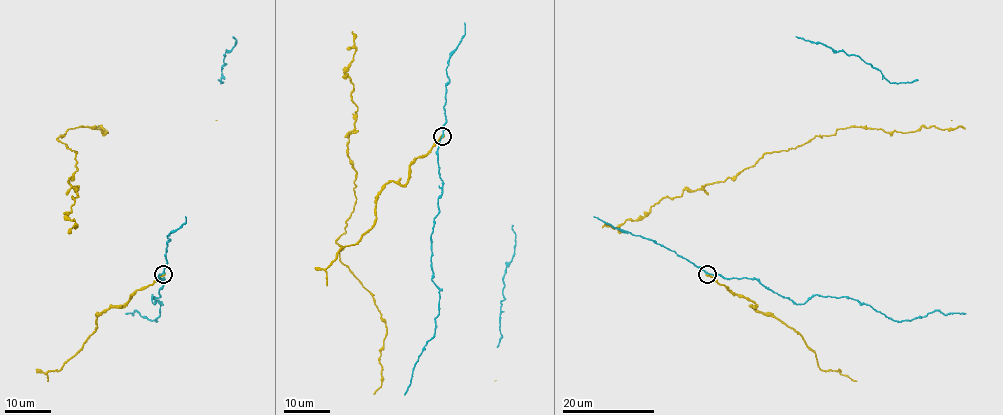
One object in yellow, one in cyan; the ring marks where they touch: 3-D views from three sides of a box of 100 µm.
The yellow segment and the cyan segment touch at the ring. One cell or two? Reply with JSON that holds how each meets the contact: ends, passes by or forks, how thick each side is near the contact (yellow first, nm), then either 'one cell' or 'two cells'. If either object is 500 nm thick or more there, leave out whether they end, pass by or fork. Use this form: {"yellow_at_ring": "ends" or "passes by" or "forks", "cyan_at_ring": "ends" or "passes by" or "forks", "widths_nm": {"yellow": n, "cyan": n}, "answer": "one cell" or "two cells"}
{"yellow_at_ring": "ends", "cyan_at_ring": "passes by", "widths_nm": {"yellow": 480, "cyan": 190}, "answer": "two cells"}

